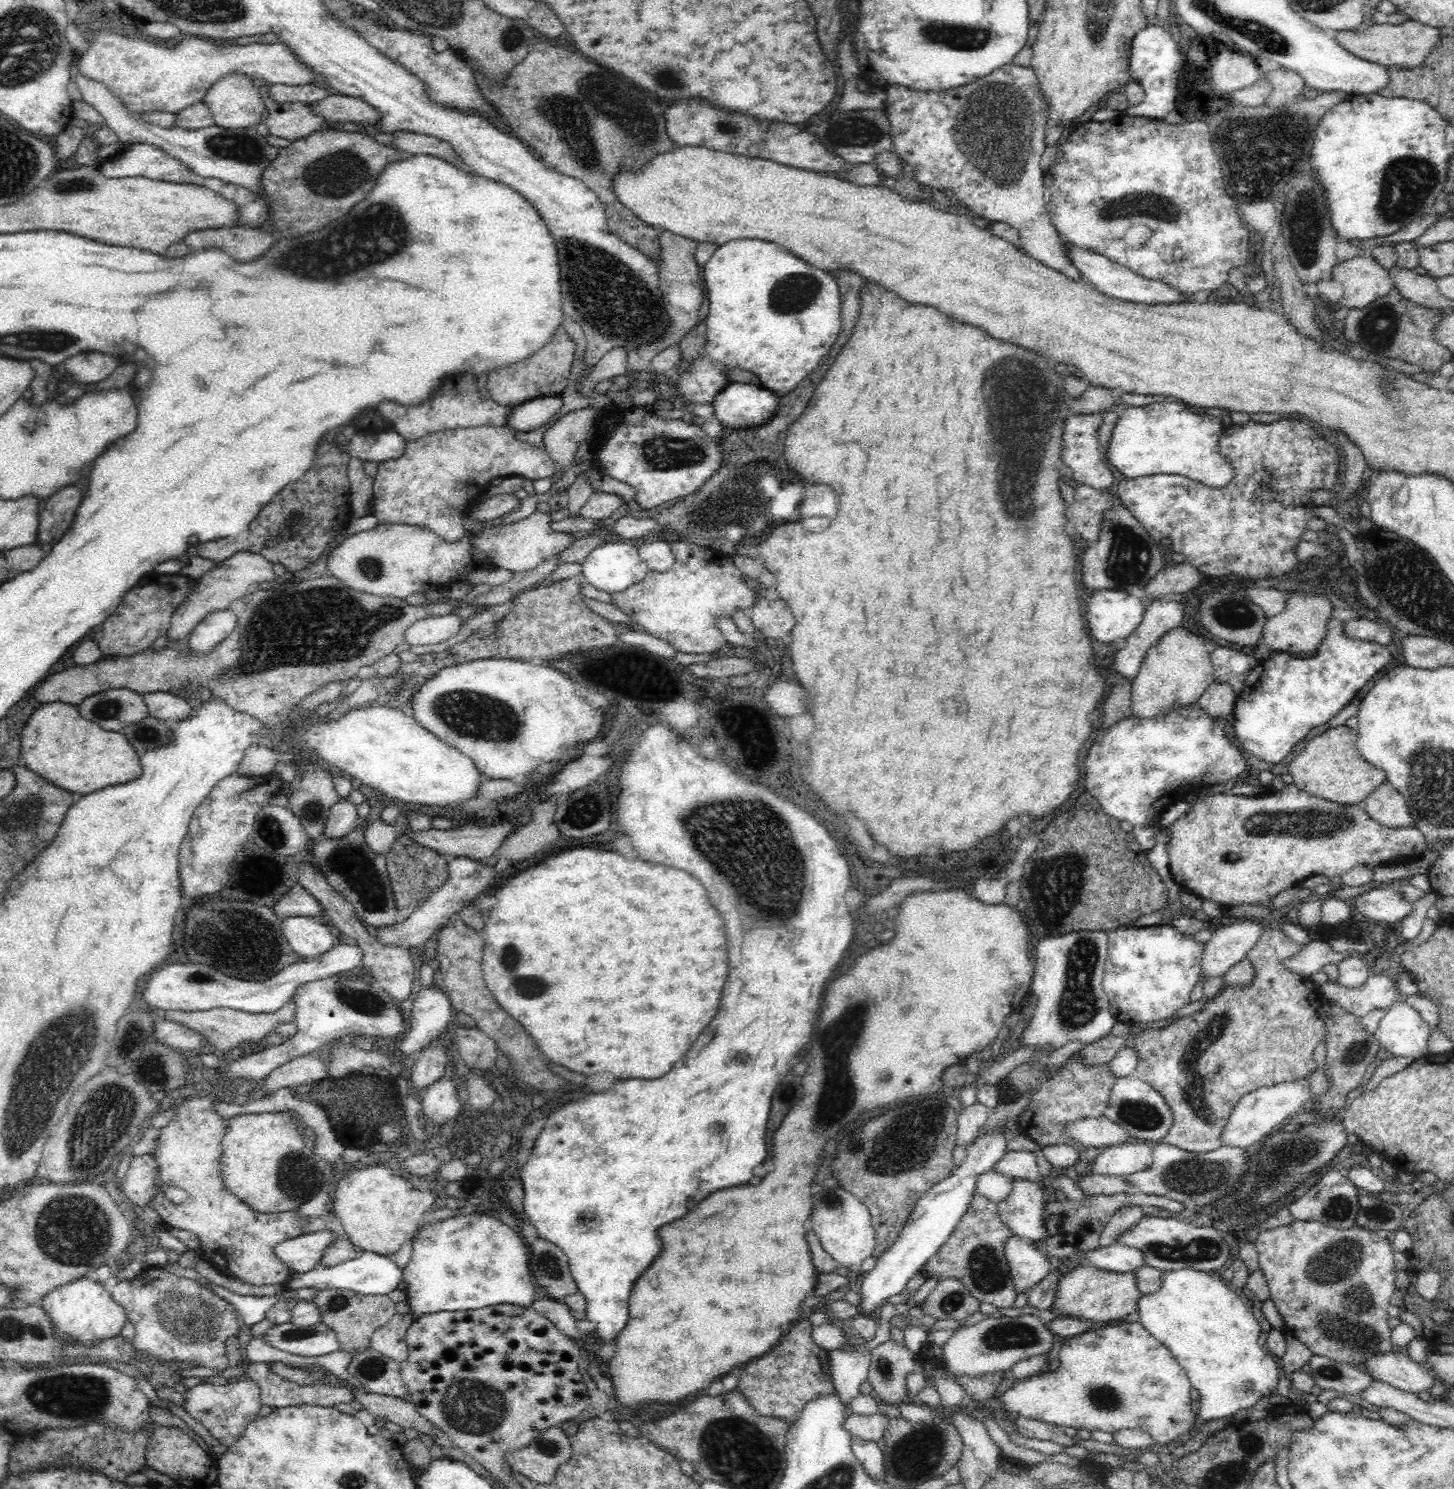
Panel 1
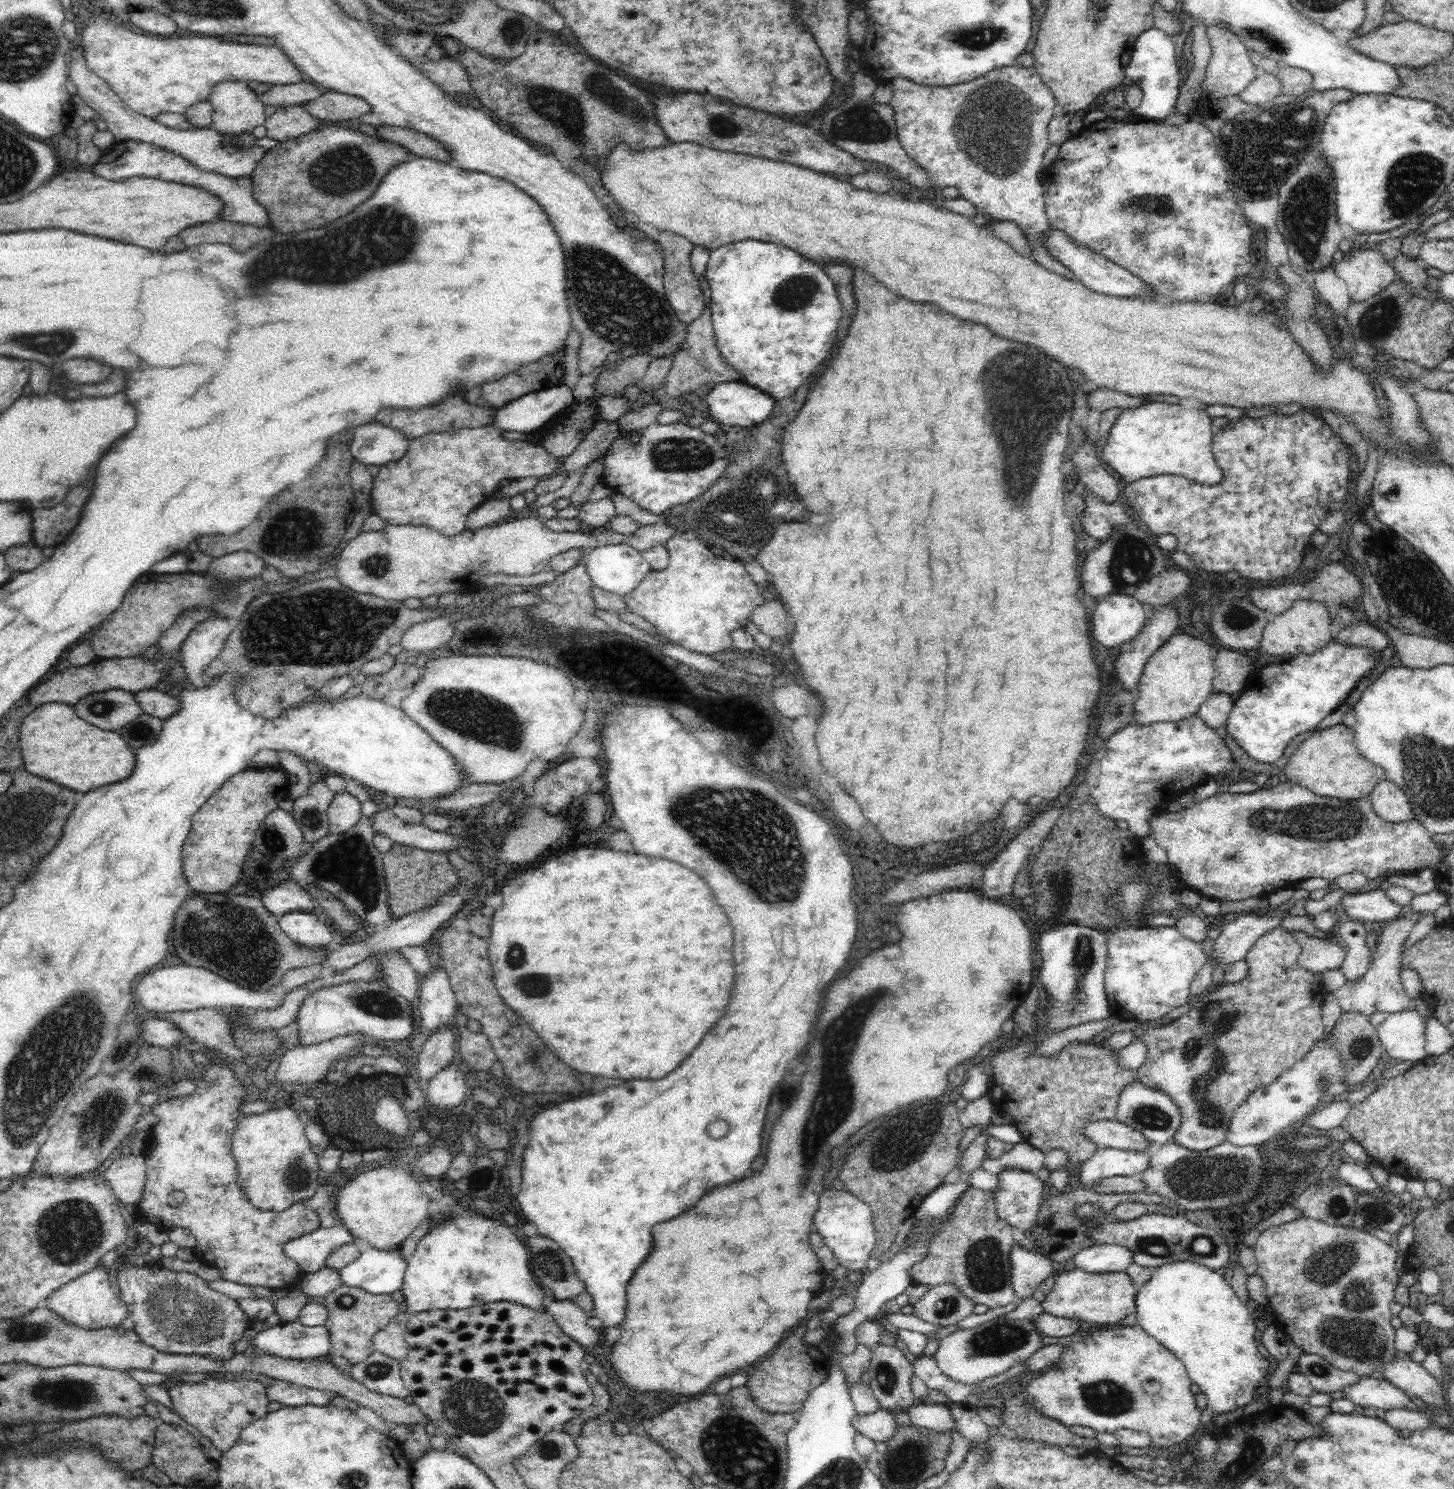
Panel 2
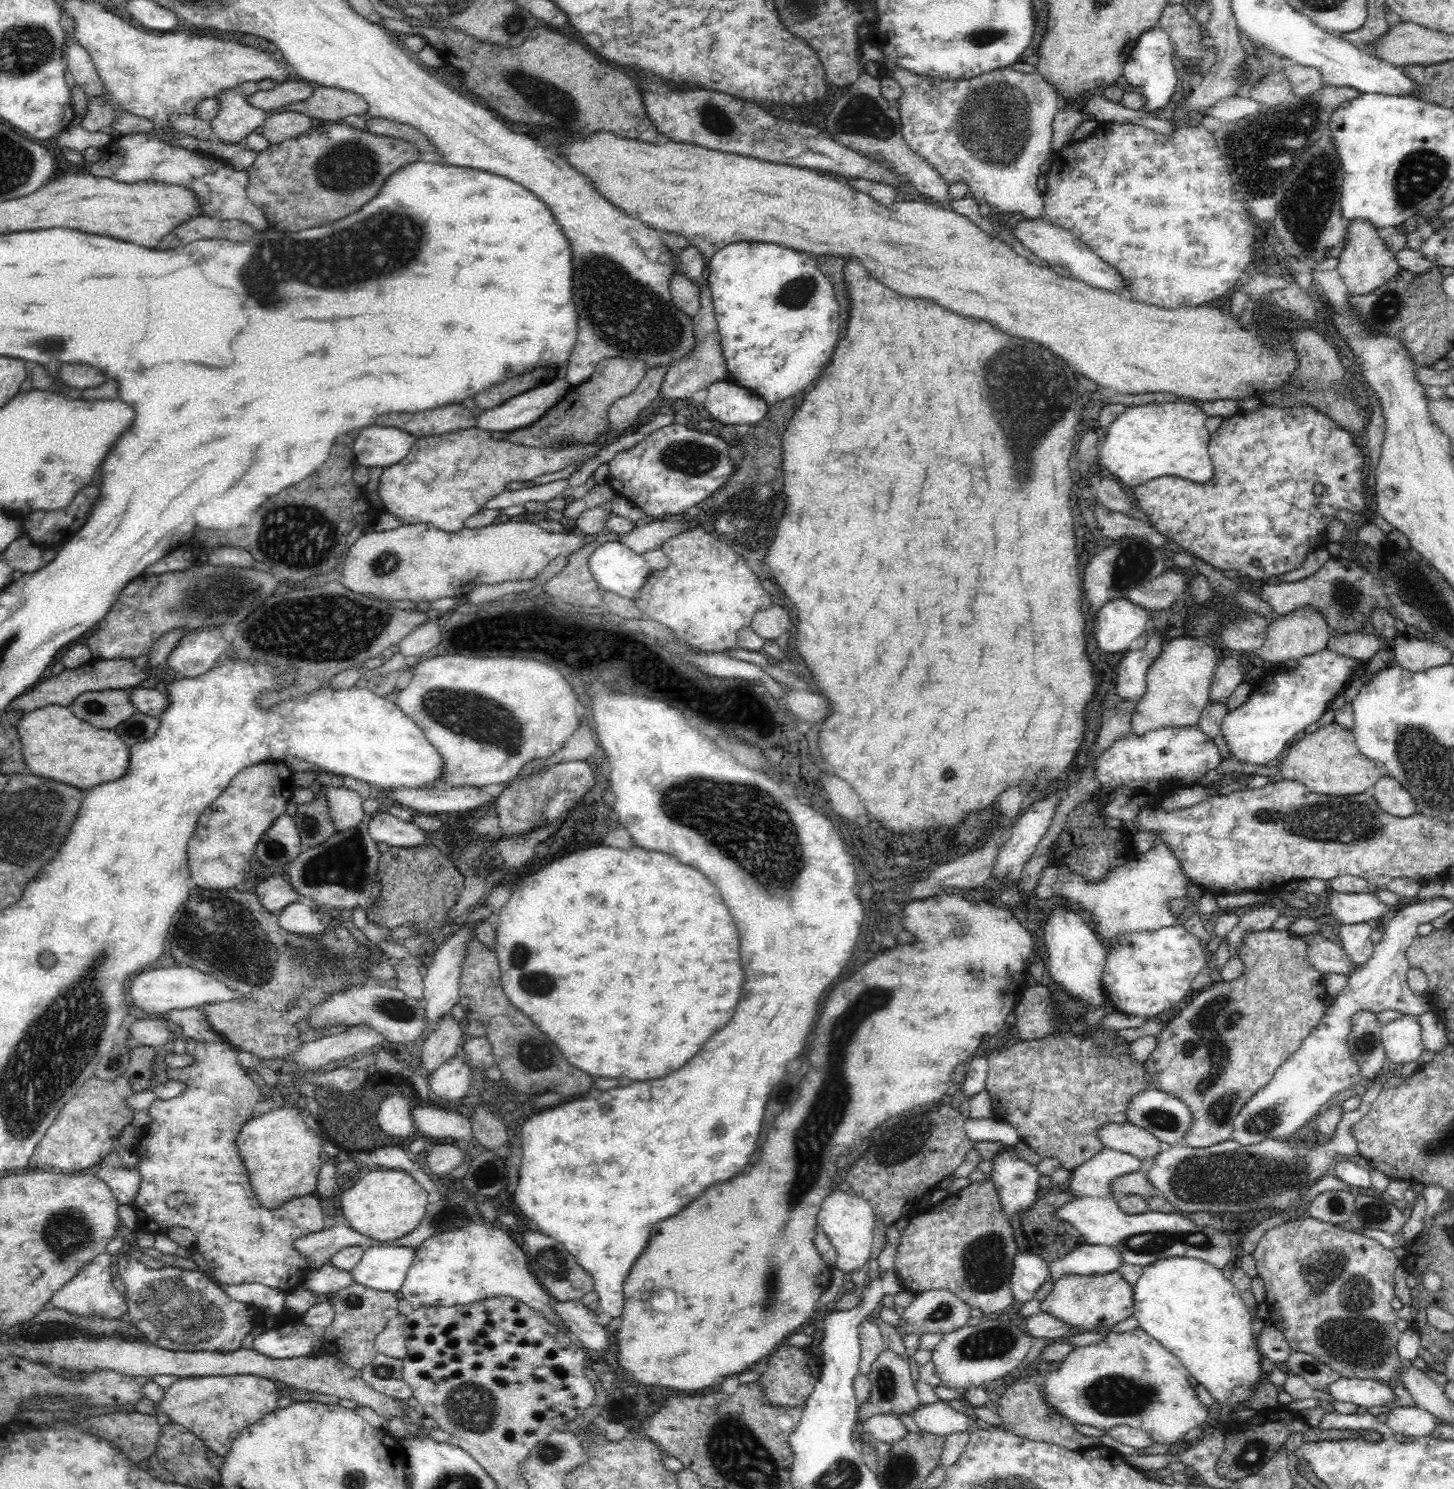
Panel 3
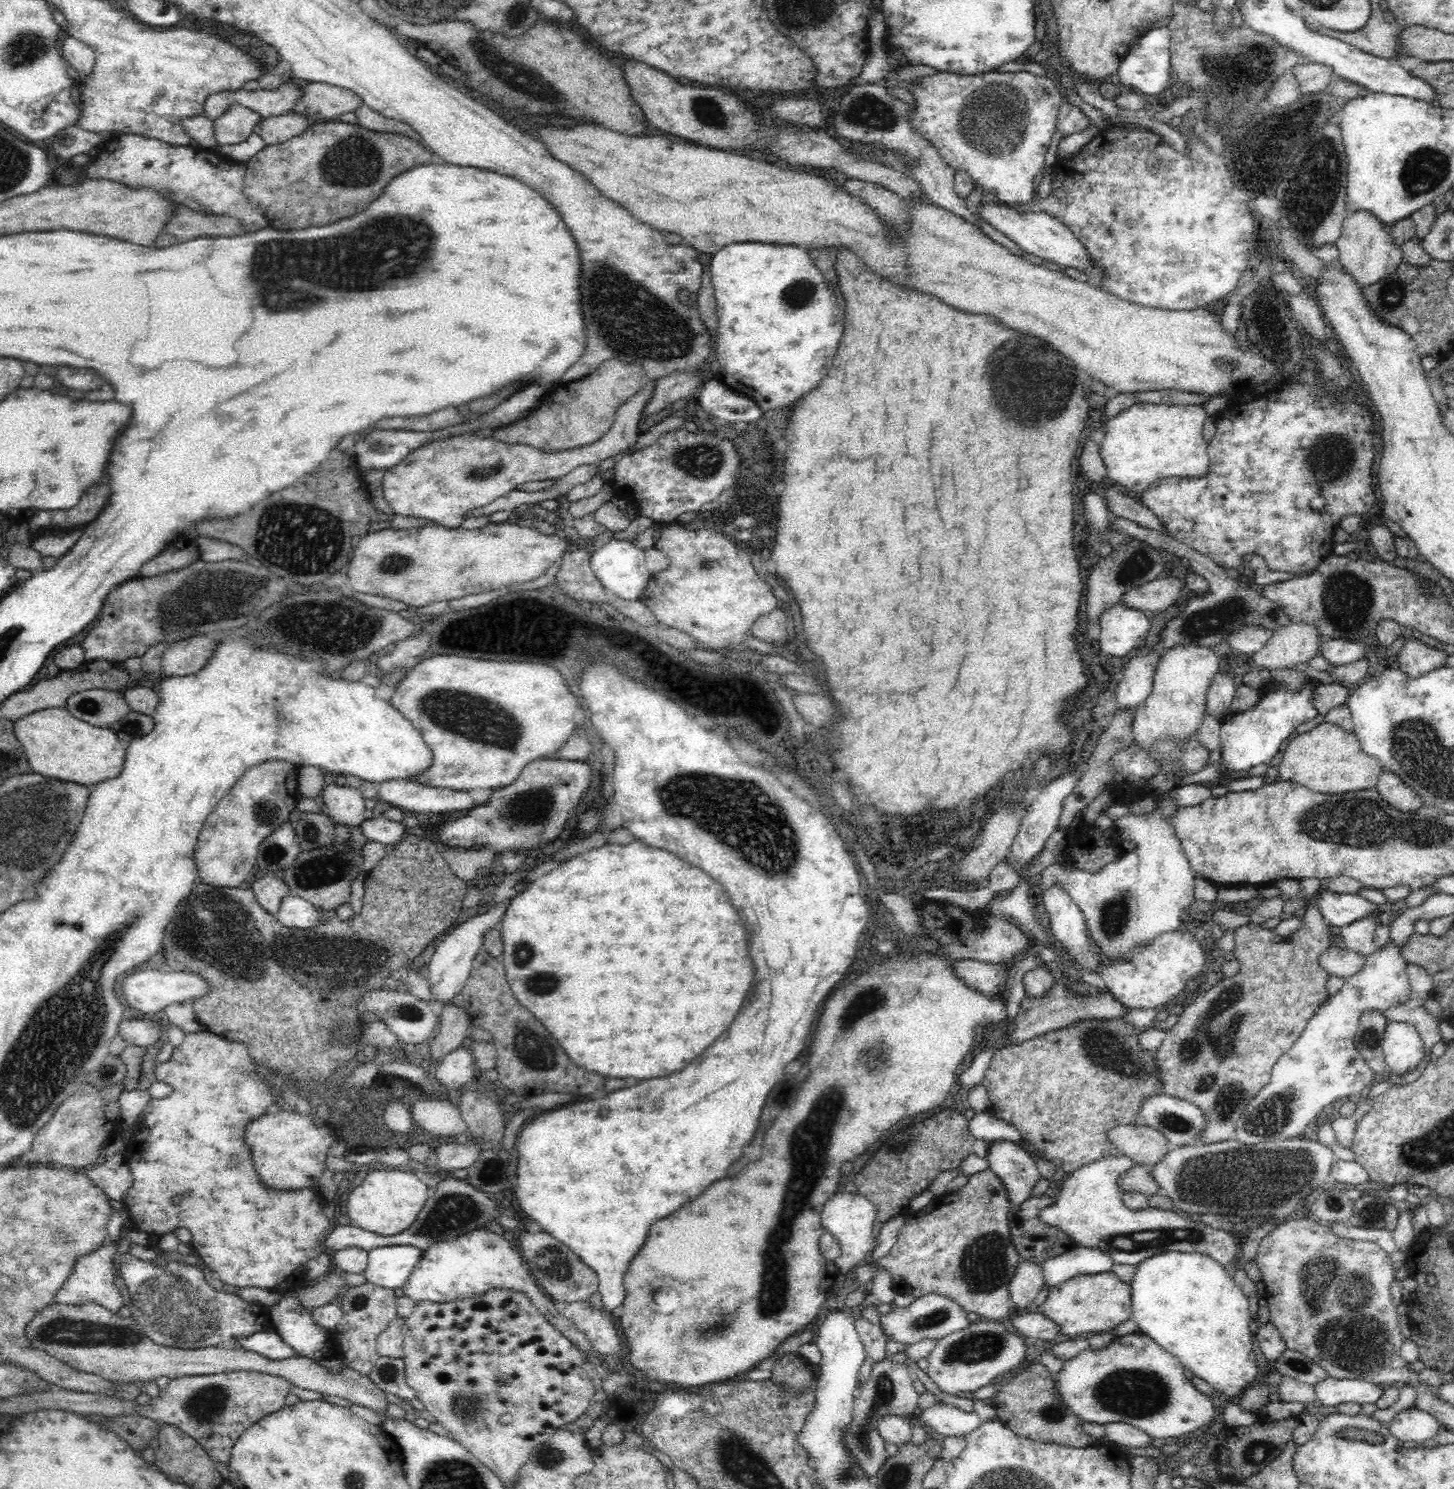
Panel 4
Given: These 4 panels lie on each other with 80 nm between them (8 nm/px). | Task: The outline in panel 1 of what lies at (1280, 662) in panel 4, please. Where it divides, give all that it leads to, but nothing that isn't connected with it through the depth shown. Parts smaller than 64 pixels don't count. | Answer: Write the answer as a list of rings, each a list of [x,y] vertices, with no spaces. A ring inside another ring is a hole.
[[[1288,594],[1287,605],[1276,616],[1270,617],[1264,625],[1261,642],[1276,653],[1302,656],[1311,653],[1324,640],[1328,630],[1332,604],[1324,596],[1314,594]]]

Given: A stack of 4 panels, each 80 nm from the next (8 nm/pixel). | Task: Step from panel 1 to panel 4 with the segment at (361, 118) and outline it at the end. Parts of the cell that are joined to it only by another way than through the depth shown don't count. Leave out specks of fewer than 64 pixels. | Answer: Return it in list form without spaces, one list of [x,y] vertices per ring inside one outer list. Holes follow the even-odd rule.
[[[303,82],[298,84],[300,98],[293,112],[309,120],[338,119],[340,114],[352,112],[362,104],[362,98],[351,90],[332,86],[326,82]]]

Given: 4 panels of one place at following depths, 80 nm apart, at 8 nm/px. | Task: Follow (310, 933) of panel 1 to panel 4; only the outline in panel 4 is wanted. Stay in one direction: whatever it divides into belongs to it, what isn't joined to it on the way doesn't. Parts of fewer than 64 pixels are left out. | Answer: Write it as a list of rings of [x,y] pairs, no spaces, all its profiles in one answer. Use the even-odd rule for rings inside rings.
[[[290,895],[283,898],[276,918],[288,928],[310,928],[316,926],[322,912],[304,898]]]

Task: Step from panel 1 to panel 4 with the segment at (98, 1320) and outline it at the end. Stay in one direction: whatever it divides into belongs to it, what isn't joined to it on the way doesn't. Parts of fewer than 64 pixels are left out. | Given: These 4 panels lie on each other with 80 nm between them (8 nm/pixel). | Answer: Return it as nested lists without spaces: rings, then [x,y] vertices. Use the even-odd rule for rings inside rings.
[[[121,1227],[118,1239],[108,1239],[99,1249],[92,1250],[91,1253],[84,1254],[75,1261],[75,1268],[68,1276],[65,1283],[60,1286],[53,1298],[58,1304],[78,1305],[86,1304],[87,1301],[97,1301],[97,1304],[104,1306],[105,1309],[113,1313],[118,1312],[122,1307],[122,1296],[115,1285],[115,1272],[113,1267],[113,1256],[116,1254],[119,1242],[128,1237],[132,1227]]]

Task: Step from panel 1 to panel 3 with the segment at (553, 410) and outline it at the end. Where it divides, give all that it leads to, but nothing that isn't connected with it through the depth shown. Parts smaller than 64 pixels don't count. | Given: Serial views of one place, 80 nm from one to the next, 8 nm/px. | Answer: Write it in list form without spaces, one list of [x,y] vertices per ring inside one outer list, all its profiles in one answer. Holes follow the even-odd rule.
[[[557,377],[548,384],[513,396],[501,406],[479,412],[472,428],[503,433],[527,428],[536,423],[548,408],[560,403],[569,389],[571,384]]]

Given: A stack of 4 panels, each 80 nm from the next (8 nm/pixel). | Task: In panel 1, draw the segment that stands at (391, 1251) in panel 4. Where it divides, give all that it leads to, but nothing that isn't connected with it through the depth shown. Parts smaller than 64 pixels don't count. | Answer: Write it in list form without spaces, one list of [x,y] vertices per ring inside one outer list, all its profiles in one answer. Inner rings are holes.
[[[360,1252],[354,1260],[337,1264],[333,1267],[325,1267],[320,1264],[314,1270],[303,1273],[292,1273],[285,1284],[285,1288],[289,1291],[300,1290],[301,1288],[312,1289],[340,1289],[352,1290],[364,1296],[387,1295],[398,1288],[398,1283],[403,1280],[403,1268],[395,1263],[392,1256],[382,1256],[375,1252]]]

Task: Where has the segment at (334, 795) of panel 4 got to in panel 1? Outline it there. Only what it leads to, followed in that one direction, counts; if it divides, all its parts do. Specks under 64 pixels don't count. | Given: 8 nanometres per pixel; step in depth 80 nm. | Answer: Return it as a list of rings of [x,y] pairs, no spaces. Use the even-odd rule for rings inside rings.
[[[340,798],[339,802],[330,806],[323,832],[324,836],[326,838],[342,838],[344,834],[352,832],[360,821],[356,804],[347,798]]]

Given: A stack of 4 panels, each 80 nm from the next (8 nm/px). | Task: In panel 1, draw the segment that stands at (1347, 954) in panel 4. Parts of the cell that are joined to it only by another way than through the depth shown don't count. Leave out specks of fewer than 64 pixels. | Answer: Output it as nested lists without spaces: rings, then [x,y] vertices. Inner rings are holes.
[[[1310,941],[1301,945],[1299,954],[1286,959],[1283,965],[1291,972],[1309,976],[1324,969],[1327,964],[1335,964],[1347,959],[1346,953],[1340,953],[1338,948],[1330,947],[1326,942]]]

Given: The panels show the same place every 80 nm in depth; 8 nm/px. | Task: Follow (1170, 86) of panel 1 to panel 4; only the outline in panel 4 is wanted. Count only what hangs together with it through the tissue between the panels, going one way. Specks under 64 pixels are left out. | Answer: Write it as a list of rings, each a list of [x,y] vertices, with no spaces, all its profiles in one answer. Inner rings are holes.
[[[1163,21],[1158,26],[1149,30],[1144,36],[1137,39],[1136,46],[1125,54],[1118,68],[1116,74],[1118,75],[1119,84],[1130,86],[1141,95],[1144,94],[1160,94],[1170,80],[1171,57],[1171,32],[1168,28],[1167,21]]]

